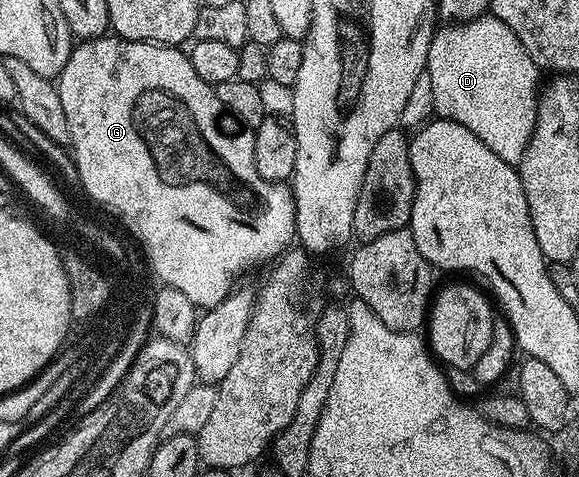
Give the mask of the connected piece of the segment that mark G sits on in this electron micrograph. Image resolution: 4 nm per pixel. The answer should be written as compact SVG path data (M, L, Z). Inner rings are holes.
M118 36L89 38L80 41L72 49L65 68L58 76L57 85L65 120L69 120L69 153L75 157L75 170L79 173L79 182L84 192L97 205L104 206L108 215L127 221L127 226L135 230L137 240L141 240L146 265L154 277L156 274L160 278L158 281L162 285L177 288L177 292L189 296L197 308L210 308L227 298L236 285L235 278L241 277L250 266L258 262L270 263L292 245L295 238L295 197L291 195L290 185L270 182L260 176L253 160L255 131L233 124L232 119L225 116L221 100L217 100L215 95L215 87L193 72L190 57L182 49L158 46L155 42L130 42L128 38Z

